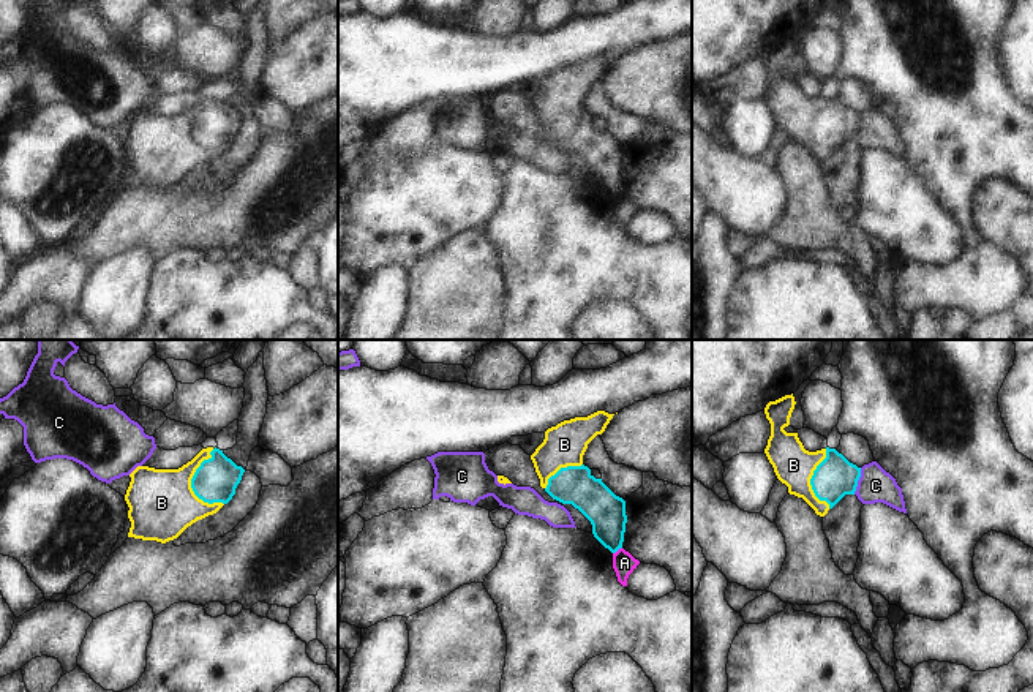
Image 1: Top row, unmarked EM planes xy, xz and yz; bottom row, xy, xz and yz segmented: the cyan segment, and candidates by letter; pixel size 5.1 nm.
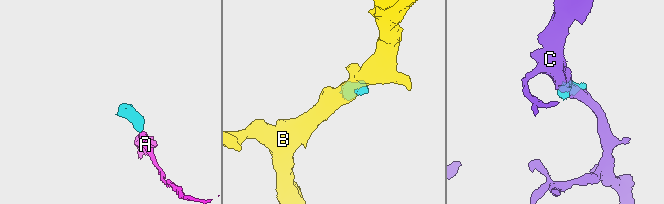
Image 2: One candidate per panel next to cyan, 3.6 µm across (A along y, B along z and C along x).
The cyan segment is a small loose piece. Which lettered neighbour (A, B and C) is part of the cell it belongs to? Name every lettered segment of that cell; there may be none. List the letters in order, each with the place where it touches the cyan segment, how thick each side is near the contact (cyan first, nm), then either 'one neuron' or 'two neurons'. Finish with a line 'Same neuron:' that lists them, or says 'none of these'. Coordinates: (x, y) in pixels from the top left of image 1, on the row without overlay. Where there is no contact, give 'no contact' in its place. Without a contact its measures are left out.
A: xz (616, 196) | 200/110 nm | two neurons
B: xy (191, 131) | 220/340 nm | one neuron
C: yz (858, 125) | 200/180 nm | two neurons
Same neuron: B

